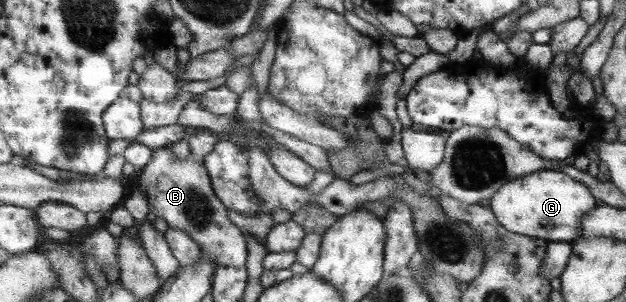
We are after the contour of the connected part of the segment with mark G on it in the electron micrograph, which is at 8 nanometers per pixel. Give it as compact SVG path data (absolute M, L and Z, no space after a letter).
M539 169L503 183L489 197L489 208L506 231L547 242L570 242L579 234L579 219L594 207L594 200L585 185L559 171Z

